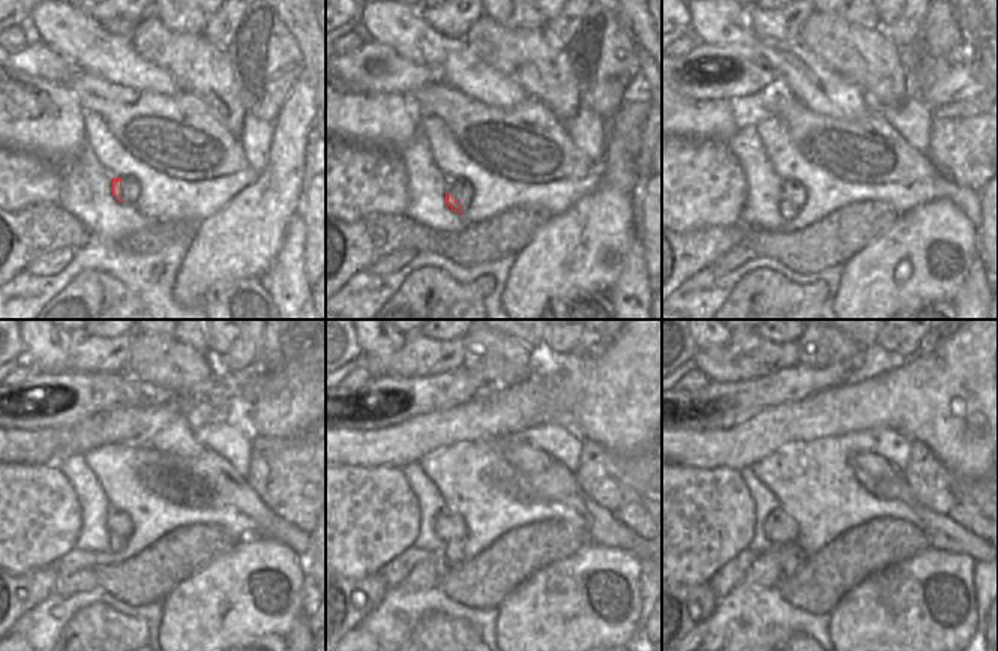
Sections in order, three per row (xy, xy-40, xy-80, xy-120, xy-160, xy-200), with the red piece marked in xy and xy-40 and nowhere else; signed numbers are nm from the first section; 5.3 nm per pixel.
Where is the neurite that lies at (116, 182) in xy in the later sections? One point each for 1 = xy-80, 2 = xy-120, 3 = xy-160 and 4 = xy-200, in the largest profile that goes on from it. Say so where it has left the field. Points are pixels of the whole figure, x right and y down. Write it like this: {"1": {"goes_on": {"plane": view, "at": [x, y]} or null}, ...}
{"1": {"goes_on": {"plane": "xy-80", "at": [788, 210]}}, "2": {"goes_on": {"plane": "xy-120", "at": [116, 543]}}, "3": {"goes_on": {"plane": "xy-160", "at": [452, 554]}}, "4": {"goes_on": {"plane": "xy-200", "at": [793, 558]}}}

